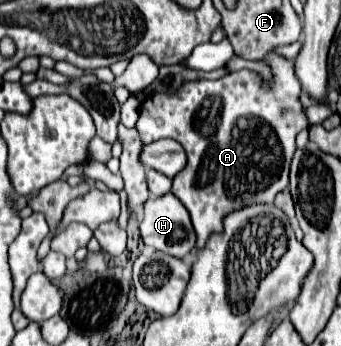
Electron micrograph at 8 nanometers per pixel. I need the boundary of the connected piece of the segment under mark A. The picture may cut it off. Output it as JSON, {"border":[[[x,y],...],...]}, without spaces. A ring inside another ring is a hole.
{"border":[[[269,50],[263,62],[271,68],[271,78],[265,80],[255,70],[229,72],[219,80],[191,80],[181,84],[173,94],[151,94],[139,112],[137,132],[141,142],[155,142],[161,138],[177,140],[187,154],[187,166],[173,178],[173,194],[183,202],[191,214],[191,222],[197,234],[197,248],[203,248],[211,234],[223,232],[223,220],[227,214],[251,204],[273,204],[275,196],[289,184],[289,164],[295,152],[295,136],[307,128],[305,106],[301,104],[301,84],[293,70],[293,60]]]}

